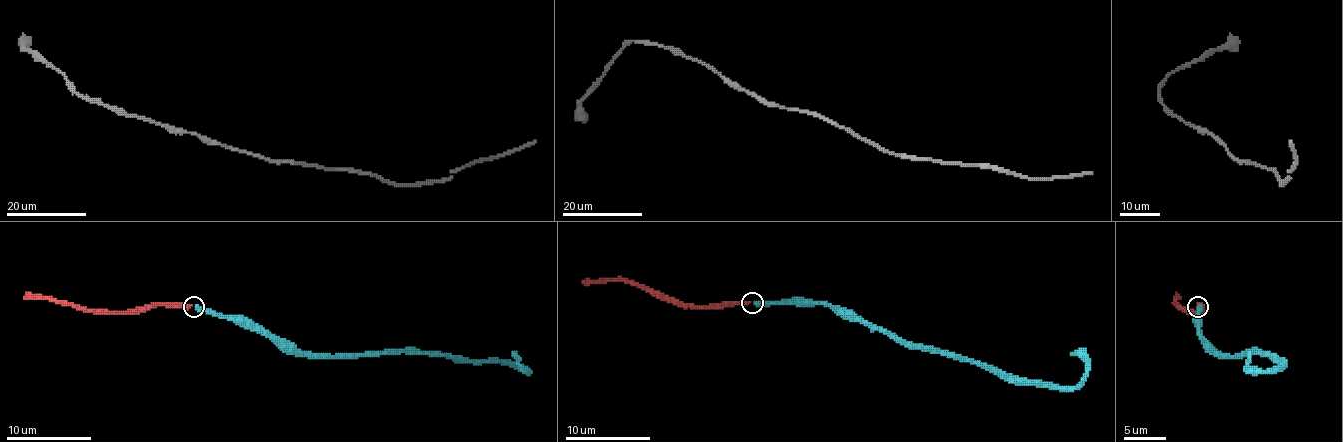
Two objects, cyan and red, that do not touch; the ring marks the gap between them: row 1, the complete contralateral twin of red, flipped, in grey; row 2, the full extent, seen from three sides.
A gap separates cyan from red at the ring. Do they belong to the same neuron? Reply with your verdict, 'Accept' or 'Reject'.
Accept

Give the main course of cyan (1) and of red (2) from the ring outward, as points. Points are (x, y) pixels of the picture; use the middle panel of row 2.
1: (754, 302), (843, 308), (914, 344), (1032, 382), (1073, 387), (1086, 372), (1083, 359), (1071, 355)
2: (750, 302), (703, 306), (673, 304), (622, 280), (582, 283)

